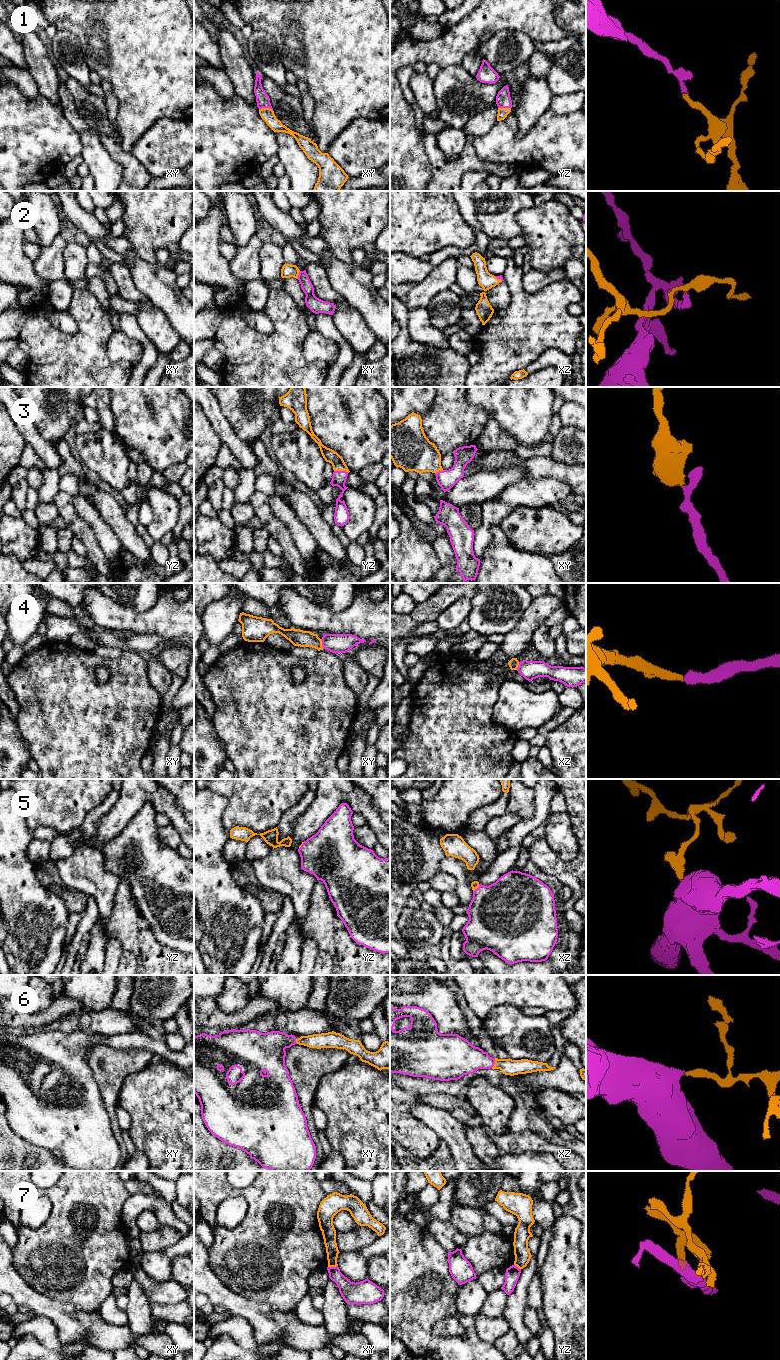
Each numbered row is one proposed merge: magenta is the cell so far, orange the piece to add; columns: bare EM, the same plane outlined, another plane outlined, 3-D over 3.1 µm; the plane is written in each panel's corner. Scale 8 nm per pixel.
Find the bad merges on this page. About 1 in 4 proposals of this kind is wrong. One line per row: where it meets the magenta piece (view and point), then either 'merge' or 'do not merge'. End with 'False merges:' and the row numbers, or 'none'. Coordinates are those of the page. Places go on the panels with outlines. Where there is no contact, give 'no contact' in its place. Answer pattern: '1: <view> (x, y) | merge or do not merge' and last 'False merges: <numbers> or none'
1: xy (266, 107) | merge
2: xy (298, 275) | do not merge
3: yz (341, 471) | merge
4: xy (322, 644) | merge
5: xz (477, 888) | merge
6: xz (494, 1063) | merge
7: xy (332, 1267) | do not merge
False merges: 2, 7

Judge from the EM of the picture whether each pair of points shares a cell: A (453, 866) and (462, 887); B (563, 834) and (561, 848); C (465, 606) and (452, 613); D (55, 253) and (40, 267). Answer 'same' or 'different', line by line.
A: same
B: same
C: same
D: same

